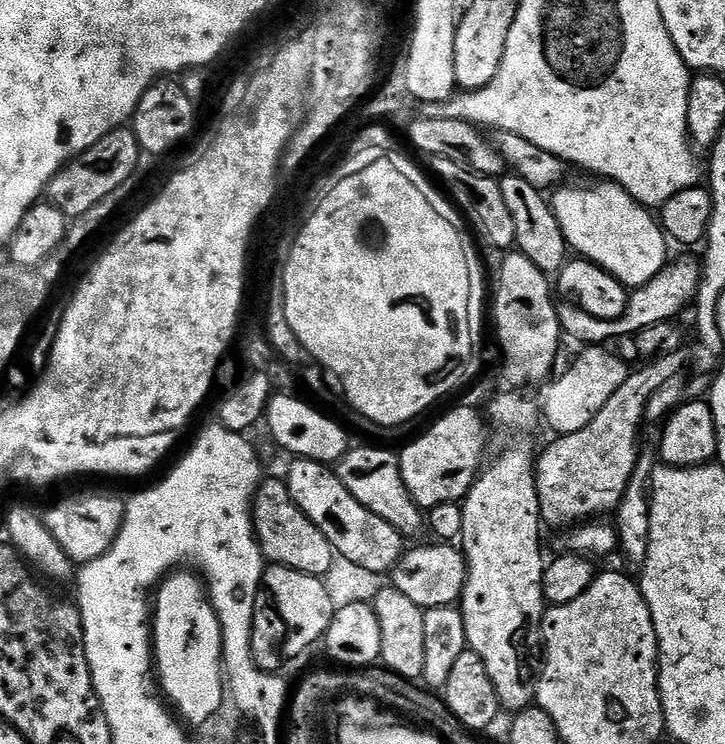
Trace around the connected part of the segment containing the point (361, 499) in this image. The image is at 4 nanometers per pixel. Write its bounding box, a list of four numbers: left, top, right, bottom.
[334,446,425,538]

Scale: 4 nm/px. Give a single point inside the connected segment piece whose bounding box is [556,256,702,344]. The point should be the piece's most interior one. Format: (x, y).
(659, 301)

